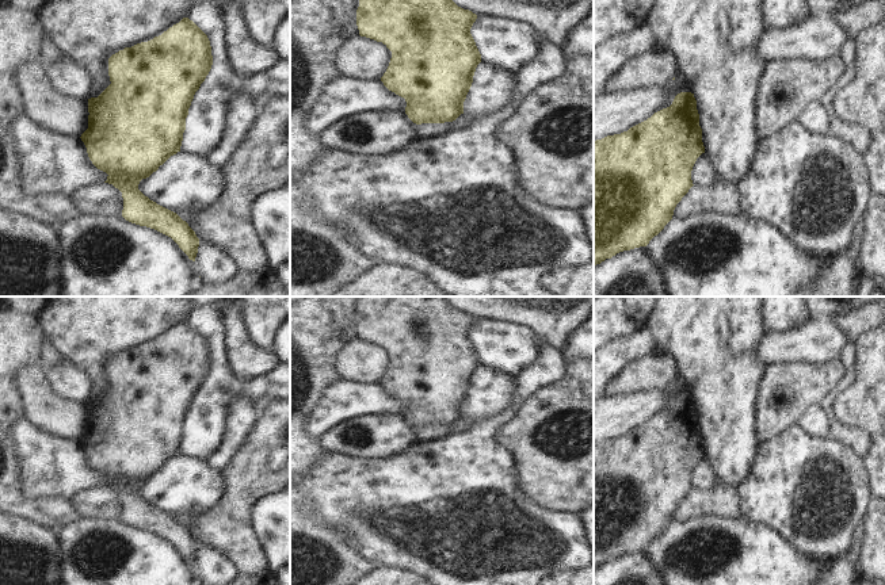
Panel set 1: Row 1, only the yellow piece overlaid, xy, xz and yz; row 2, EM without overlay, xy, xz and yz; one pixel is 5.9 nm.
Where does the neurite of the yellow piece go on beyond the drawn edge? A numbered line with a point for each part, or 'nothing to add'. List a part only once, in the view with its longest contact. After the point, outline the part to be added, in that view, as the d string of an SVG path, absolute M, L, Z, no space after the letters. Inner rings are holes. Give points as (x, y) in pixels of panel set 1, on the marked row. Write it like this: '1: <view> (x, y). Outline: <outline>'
nothing to add

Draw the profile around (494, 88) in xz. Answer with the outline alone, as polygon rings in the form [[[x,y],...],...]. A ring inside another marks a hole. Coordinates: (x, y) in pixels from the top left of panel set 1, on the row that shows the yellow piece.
[[[481,61],[464,102],[464,114],[496,114],[514,102],[518,88],[516,73]]]

